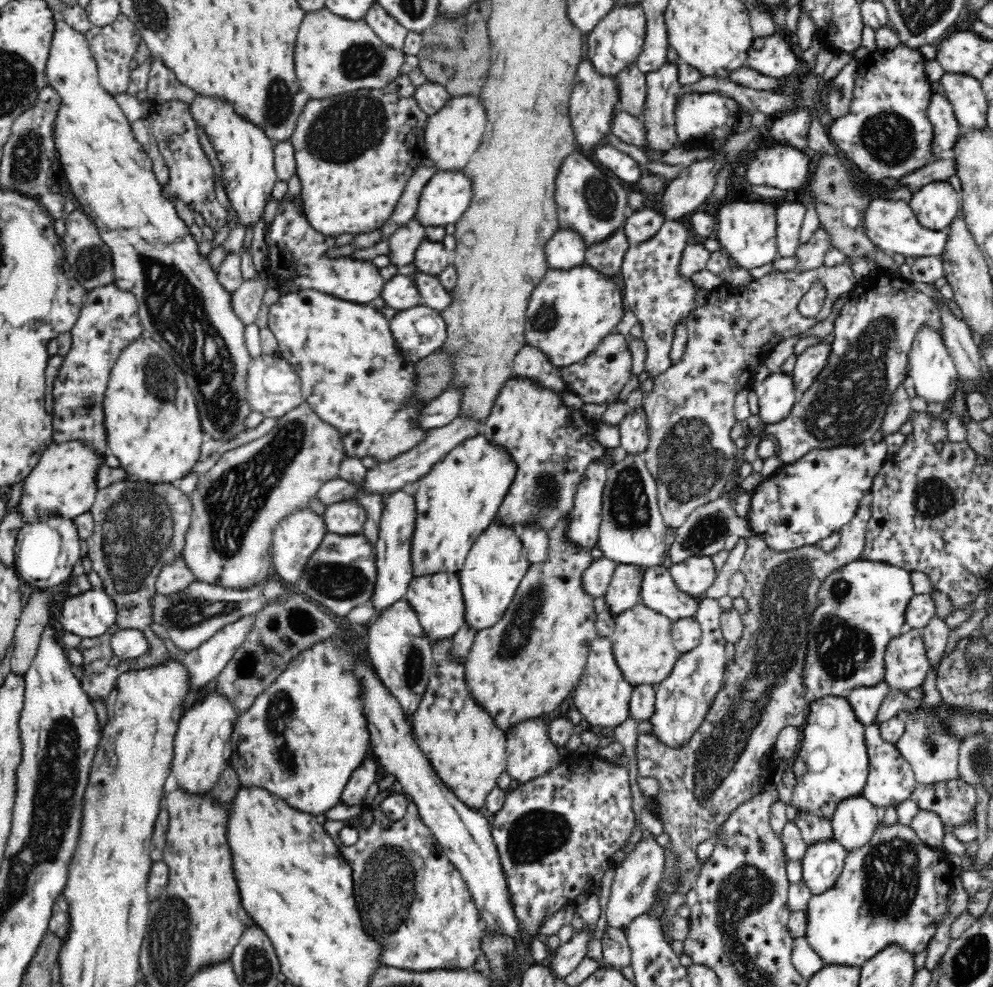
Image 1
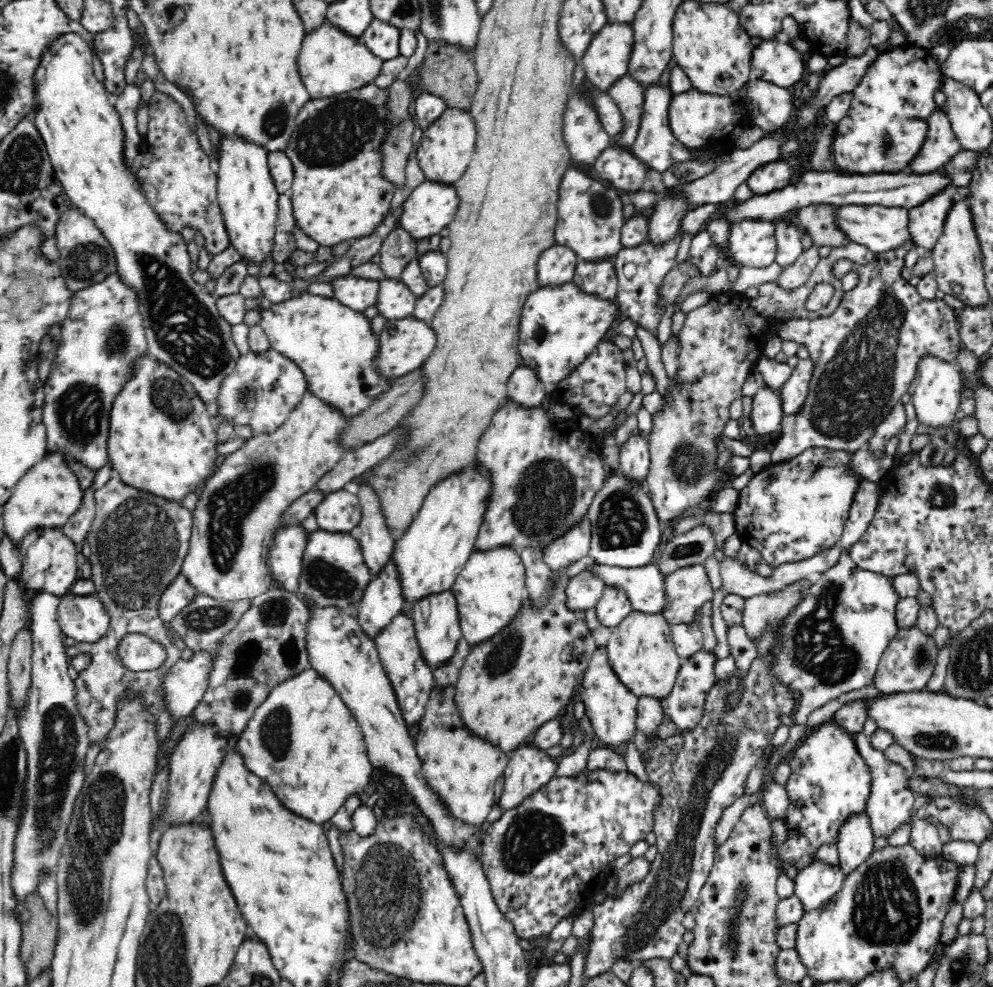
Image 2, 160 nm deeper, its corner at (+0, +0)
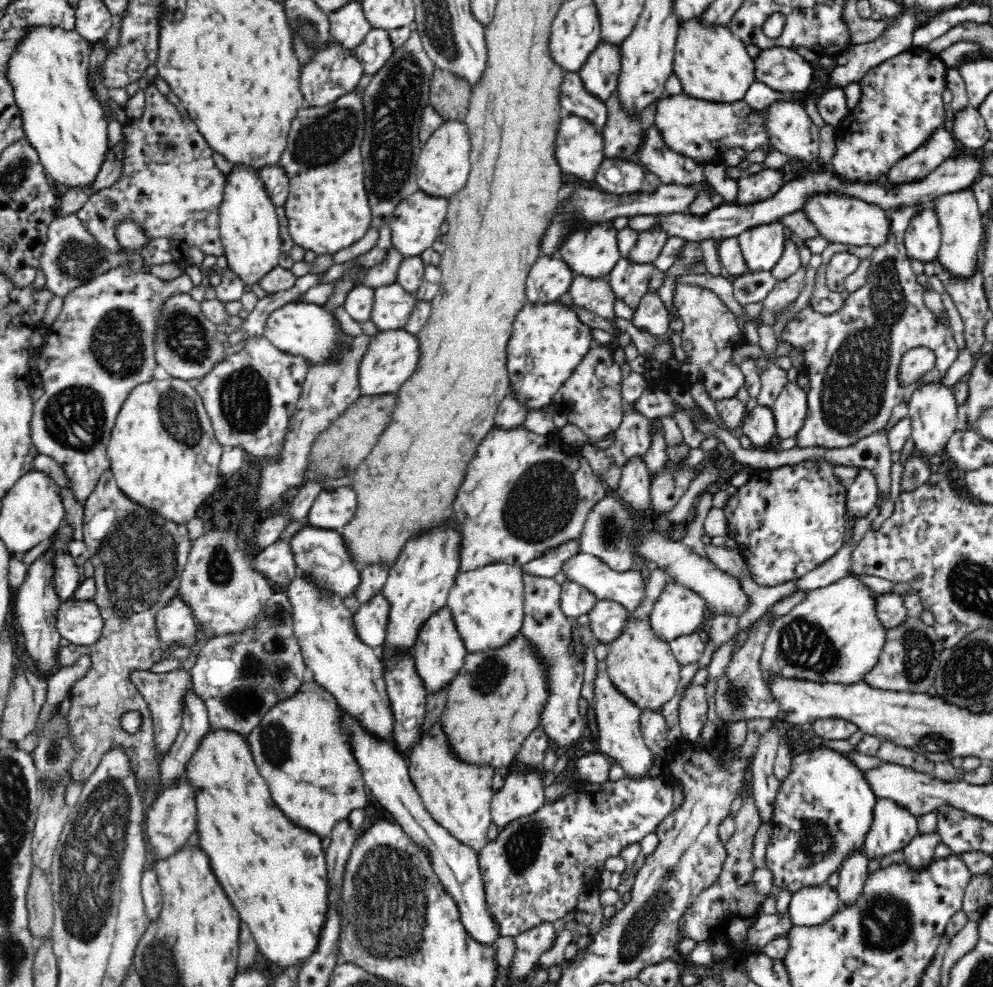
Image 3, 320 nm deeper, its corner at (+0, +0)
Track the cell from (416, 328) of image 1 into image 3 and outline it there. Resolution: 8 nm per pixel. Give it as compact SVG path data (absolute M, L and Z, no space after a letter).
M405 327L377 331L361 360L358 374L361 394L382 394L399 389L416 372L421 354L421 339Z

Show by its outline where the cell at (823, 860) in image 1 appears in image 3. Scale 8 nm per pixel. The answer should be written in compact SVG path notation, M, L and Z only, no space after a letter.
M824 880L817 885L801 886L792 892L788 910L795 926L818 926L841 904L837 887Z

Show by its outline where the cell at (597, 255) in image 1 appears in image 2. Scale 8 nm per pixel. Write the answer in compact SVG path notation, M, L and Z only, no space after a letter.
M614 258L594 259L593 261L579 259L573 280L590 294L614 299L618 288Z

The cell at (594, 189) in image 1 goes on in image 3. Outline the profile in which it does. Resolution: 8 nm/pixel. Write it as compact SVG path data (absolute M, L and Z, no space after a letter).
M575 215L574 219L570 219L570 230L563 236L558 256L570 265L574 274L608 278L614 263L621 257L617 242L618 232L614 228L613 220L588 222L578 219L578 215Z

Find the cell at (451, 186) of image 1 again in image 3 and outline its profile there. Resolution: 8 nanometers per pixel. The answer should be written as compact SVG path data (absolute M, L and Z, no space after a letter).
M420 189L398 204L388 225L392 229L392 243L402 252L404 258L418 256L439 240L442 235L441 226L447 218L448 206L449 198L427 194Z

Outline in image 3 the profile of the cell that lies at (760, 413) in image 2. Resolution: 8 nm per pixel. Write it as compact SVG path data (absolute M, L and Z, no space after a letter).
M753 403L738 433L746 435L754 448L773 443L776 439L776 419L772 407Z

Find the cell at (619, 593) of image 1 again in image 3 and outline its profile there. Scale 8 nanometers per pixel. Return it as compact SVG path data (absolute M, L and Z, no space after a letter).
M597 599L588 616L593 637L607 645L620 636L628 620L628 609L610 599Z

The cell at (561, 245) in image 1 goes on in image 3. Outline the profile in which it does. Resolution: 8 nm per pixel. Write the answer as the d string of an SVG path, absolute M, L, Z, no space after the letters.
M541 254L526 280L527 302L552 302L568 292L574 276L570 265L558 255Z

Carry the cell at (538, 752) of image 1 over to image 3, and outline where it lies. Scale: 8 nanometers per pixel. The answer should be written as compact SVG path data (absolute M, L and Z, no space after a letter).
M514 764L505 776L505 784L491 802L492 822L500 830L507 822L533 813L546 801L545 774L542 767Z

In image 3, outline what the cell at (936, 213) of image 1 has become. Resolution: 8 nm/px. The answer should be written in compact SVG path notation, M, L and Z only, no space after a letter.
M925 206L924 210L912 216L905 232L905 246L909 258L922 263L934 260L940 249L941 234L934 206Z

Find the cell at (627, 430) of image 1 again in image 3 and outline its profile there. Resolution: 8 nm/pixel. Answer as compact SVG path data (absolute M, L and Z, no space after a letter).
M642 455L631 456L621 466L621 477L616 494L626 501L630 509L649 511L651 506L650 470Z

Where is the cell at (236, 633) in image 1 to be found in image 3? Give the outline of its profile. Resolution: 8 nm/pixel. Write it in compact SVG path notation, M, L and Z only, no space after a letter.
M178 668L164 673L135 671L132 678L138 690L144 695L152 714L154 733L156 733L158 743L158 758L162 758L180 732L187 710L186 698L195 695L191 669Z

